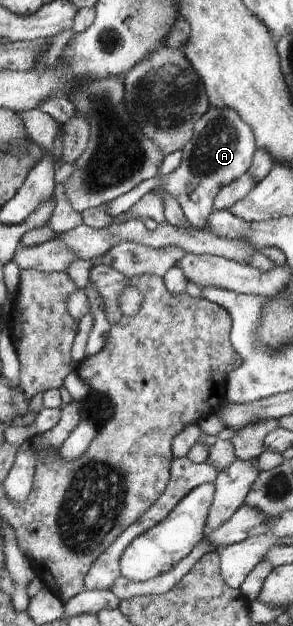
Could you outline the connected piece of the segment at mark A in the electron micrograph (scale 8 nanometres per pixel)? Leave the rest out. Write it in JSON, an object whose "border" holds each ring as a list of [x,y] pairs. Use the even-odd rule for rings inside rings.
{"border":[[[212,107],[198,120],[192,139],[181,149],[183,160],[180,166],[169,174],[159,175],[142,181],[130,192],[113,199],[105,211],[111,216],[119,216],[138,203],[142,197],[152,194],[161,187],[179,201],[185,218],[196,229],[204,229],[208,218],[216,212],[216,196],[225,185],[235,182],[252,165],[256,140],[252,128],[240,119],[229,107]]]}

